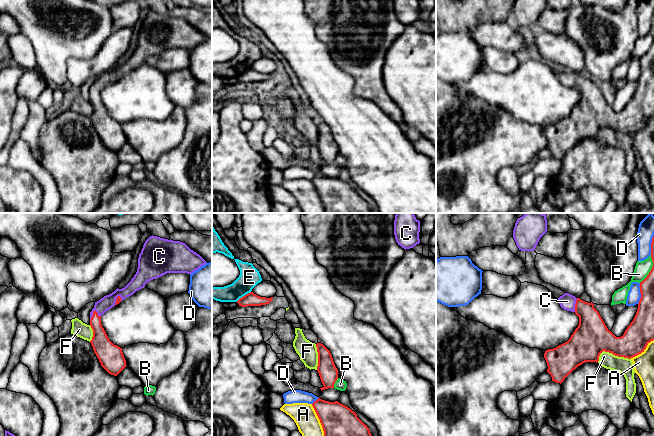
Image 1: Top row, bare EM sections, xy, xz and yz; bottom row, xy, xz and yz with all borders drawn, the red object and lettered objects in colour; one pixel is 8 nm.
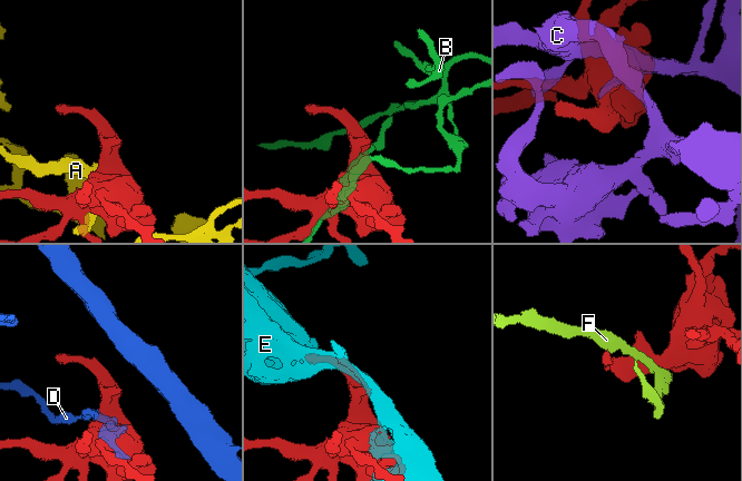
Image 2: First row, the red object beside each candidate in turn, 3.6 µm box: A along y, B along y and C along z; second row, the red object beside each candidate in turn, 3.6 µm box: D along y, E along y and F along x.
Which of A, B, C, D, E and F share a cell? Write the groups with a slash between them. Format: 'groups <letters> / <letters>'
groups A / B / C / D / E / F

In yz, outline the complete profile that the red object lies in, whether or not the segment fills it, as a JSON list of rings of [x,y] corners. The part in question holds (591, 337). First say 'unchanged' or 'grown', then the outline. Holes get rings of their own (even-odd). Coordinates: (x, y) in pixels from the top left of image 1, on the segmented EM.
grown; [[[654,236],[651,242],[651,258],[653,261],[652,269],[647,277],[640,282],[641,298],[636,315],[621,337],[616,337],[608,330],[592,302],[585,302],[569,293],[564,293],[558,298],[561,308],[574,312],[579,317],[579,325],[567,342],[556,348],[548,349],[544,353],[548,366],[547,372],[551,375],[552,381],[561,384],[573,370],[583,363],[597,363],[603,351],[631,359],[644,352],[647,345],[654,340]]]

